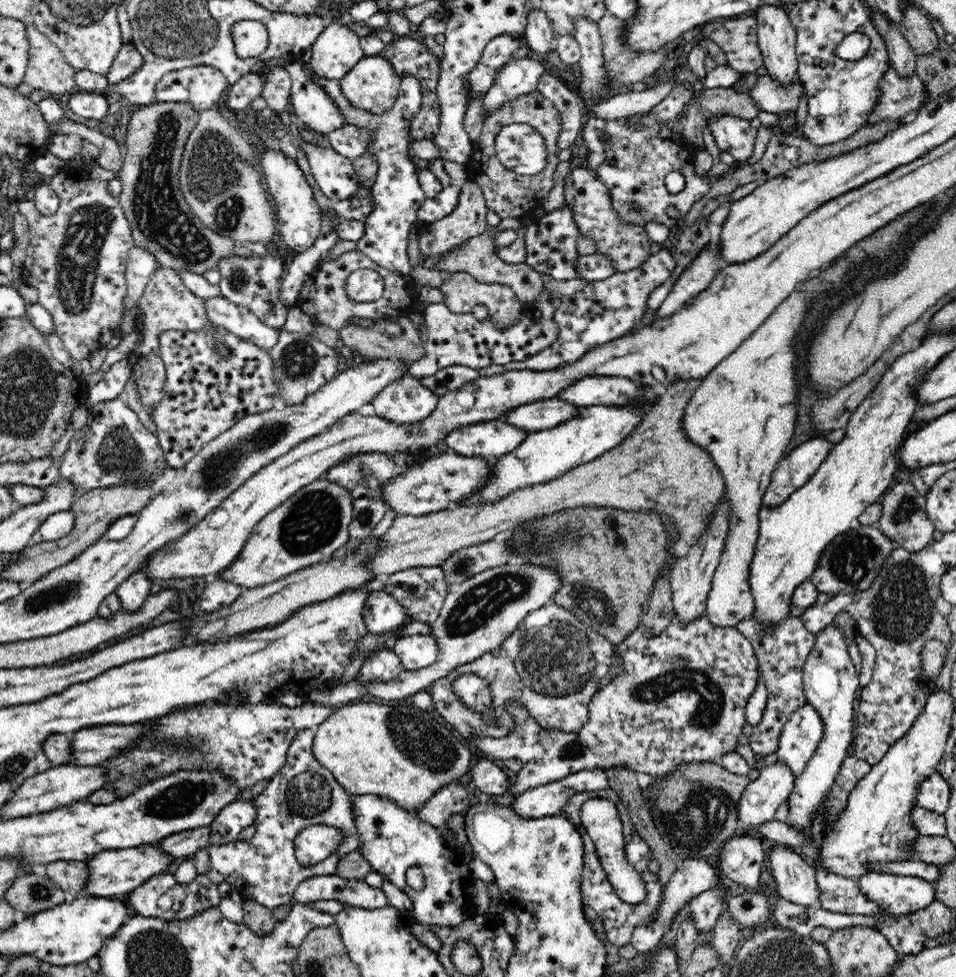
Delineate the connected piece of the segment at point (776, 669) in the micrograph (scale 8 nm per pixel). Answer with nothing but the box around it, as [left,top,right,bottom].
[735,613,815,756]

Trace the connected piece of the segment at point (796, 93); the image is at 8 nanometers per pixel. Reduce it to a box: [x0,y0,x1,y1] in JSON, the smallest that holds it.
[748,74,805,113]

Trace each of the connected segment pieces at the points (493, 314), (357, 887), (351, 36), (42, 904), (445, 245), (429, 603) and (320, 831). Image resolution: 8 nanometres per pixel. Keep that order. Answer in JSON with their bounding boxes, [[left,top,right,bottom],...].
[[440,272,525,329],[293,875,388,910],[309,24,365,78],[4,872,64,917],[418,179,489,256],[383,566,450,623],[294,825,345,856]]

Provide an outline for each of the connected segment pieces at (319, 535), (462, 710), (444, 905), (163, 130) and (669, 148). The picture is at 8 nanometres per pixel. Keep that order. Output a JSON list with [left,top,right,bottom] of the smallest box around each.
[[212,479,353,589],[428,604,615,744],[351,794,474,928],[117,102,257,274],[582,81,710,227]]

